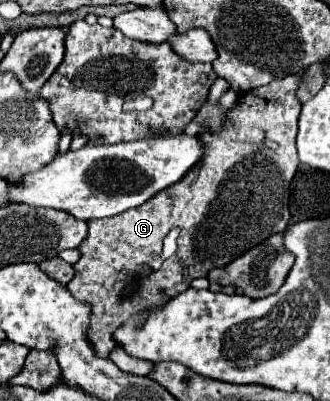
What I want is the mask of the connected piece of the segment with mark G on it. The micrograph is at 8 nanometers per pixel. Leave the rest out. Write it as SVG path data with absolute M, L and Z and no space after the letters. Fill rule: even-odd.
M298 74L274 80L264 88L252 88L248 92L240 92L240 104L226 112L224 126L226 130L210 130L204 126L200 130L200 140L208 144L208 152L204 152L204 160L180 180L180 184L172 184L164 192L158 192L148 204L140 208L130 208L124 216L114 216L112 220L90 220L88 236L78 246L82 258L74 264L76 276L68 284L68 290L78 300L84 300L92 306L92 320L88 328L88 340L92 342L98 356L108 358L108 354L118 346L112 340L112 332L124 324L130 316L144 312L154 306L166 304L170 298L178 296L194 278L206 276L212 268L222 268L254 248L256 244L268 240L272 234L284 232L290 222L288 196L290 182L300 164L296 152L296 132L298 132L298 114L300 100L296 90L302 78ZM178 228L178 250L172 258L164 260L160 270L152 270L150 262L162 254L162 240L172 230Z

